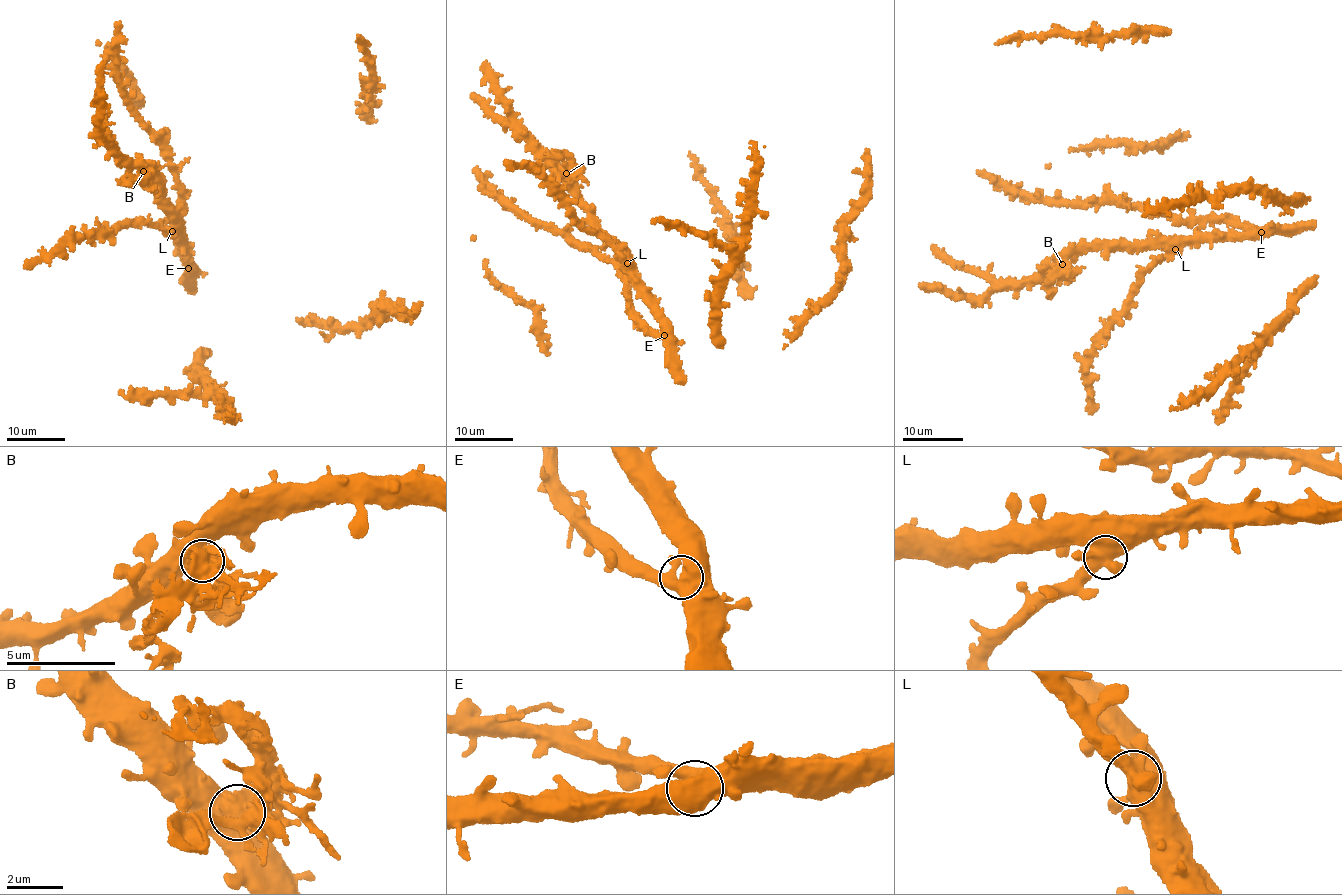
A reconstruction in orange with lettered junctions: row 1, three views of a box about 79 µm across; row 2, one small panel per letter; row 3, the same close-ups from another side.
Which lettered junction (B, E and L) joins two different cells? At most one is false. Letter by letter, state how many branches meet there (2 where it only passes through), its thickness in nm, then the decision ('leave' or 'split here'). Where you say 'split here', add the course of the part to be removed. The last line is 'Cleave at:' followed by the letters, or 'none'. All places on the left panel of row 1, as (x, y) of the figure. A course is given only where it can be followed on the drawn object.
B: 2 branches meet; 700 nm thick; split here; foreign part runs (143, 171), (145, 178), (142, 180), (129, 183), (117, 180)
E: 2 branches meet; 650 nm thick; leave
L: 2 branches meet; 700 nm thick; leave
Cleave at: B

